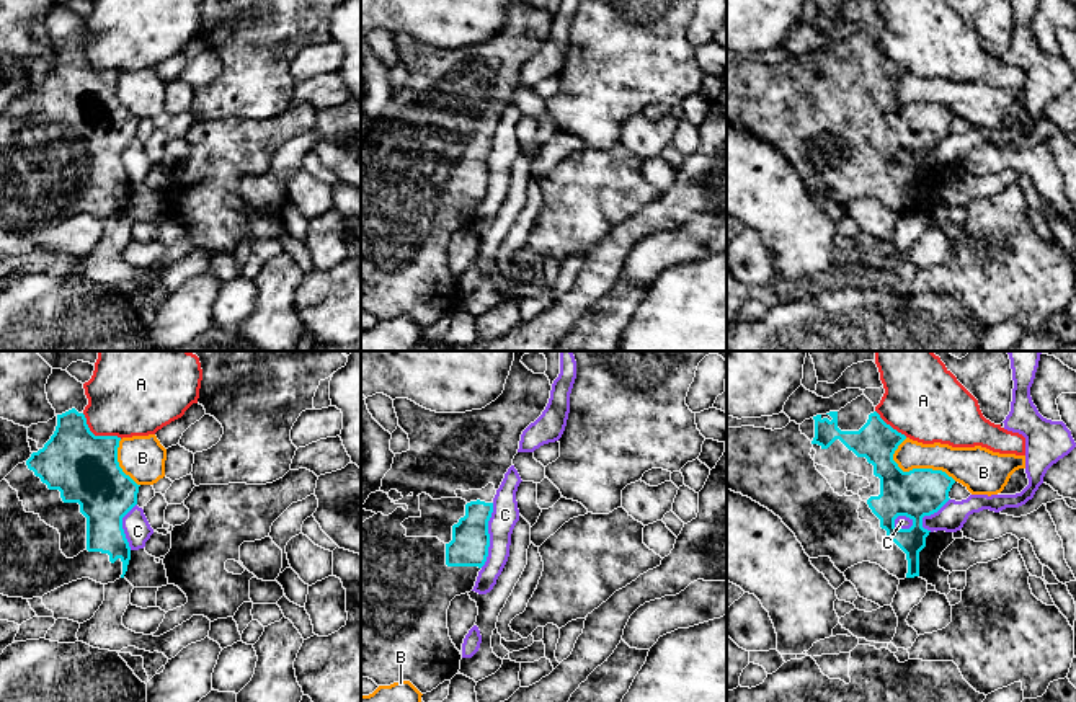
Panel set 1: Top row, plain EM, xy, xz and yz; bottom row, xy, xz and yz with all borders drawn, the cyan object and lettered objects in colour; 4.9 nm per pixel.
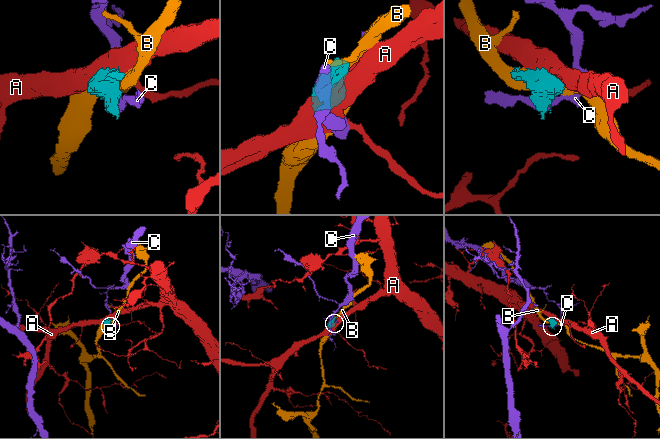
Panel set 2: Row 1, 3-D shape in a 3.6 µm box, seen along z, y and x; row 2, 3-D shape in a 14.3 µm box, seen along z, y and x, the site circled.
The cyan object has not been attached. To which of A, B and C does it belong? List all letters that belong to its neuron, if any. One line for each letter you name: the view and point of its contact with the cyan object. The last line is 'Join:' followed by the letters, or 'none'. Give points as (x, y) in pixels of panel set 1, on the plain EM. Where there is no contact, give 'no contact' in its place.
Join: none

